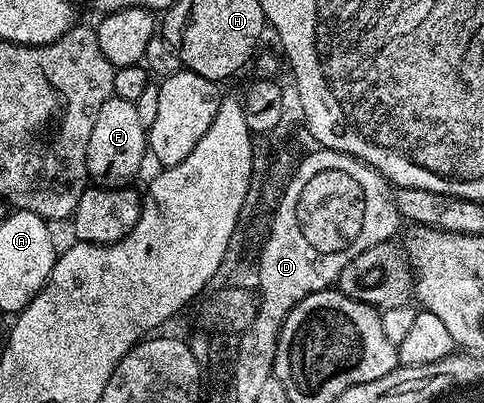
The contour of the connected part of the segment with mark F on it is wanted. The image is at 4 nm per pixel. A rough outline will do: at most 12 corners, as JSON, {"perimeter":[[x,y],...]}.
{"perimeter":[[135,101],[102,103],[86,143],[88,176],[128,187],[148,153]]}

